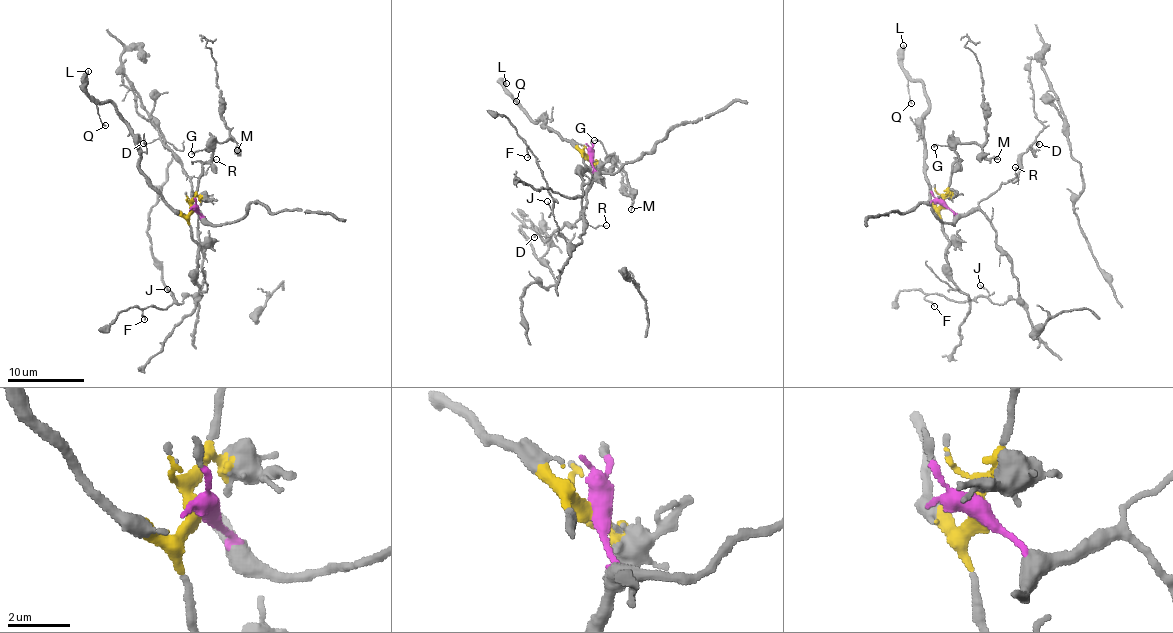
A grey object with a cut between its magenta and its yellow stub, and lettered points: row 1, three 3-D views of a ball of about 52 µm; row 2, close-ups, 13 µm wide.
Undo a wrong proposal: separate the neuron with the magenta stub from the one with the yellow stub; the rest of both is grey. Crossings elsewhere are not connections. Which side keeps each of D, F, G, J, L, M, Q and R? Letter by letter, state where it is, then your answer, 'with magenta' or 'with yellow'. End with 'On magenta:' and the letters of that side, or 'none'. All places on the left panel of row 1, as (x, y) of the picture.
D: at (143, 143); with magenta
F: at (144, 319); with magenta
G: at (191, 154); with yellow
J: at (167, 289); with magenta
L: at (88, 71); with yellow
M: at (237, 150); with yellow
Q: at (105, 125); with yellow
R: at (216, 159); with magenta
On magenta: D, F, J, R

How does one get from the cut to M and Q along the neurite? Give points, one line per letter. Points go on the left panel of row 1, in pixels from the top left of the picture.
M: (193, 208), (198, 177), (208, 160), (212, 147), (230, 138), (236, 145), (236, 151)
Q: (193, 208), (181, 215), (154, 186), (140, 168), (138, 138), (111, 103), (98, 106), (99, 118), (106, 125)

